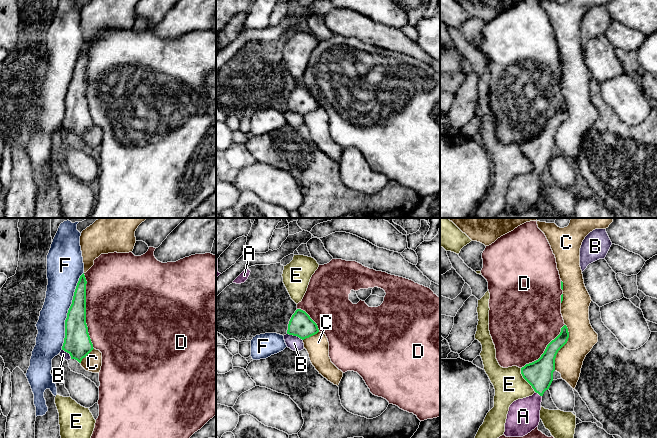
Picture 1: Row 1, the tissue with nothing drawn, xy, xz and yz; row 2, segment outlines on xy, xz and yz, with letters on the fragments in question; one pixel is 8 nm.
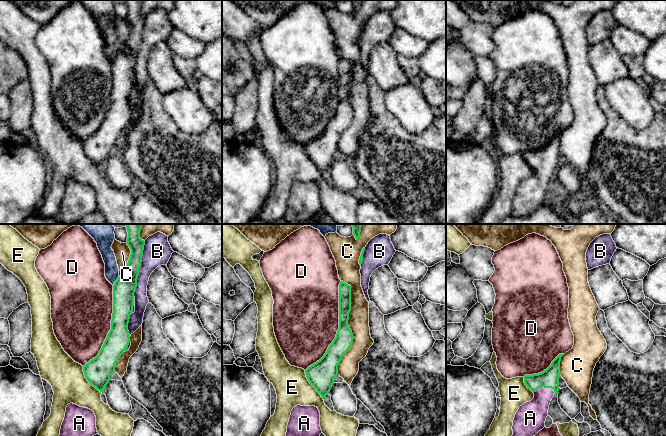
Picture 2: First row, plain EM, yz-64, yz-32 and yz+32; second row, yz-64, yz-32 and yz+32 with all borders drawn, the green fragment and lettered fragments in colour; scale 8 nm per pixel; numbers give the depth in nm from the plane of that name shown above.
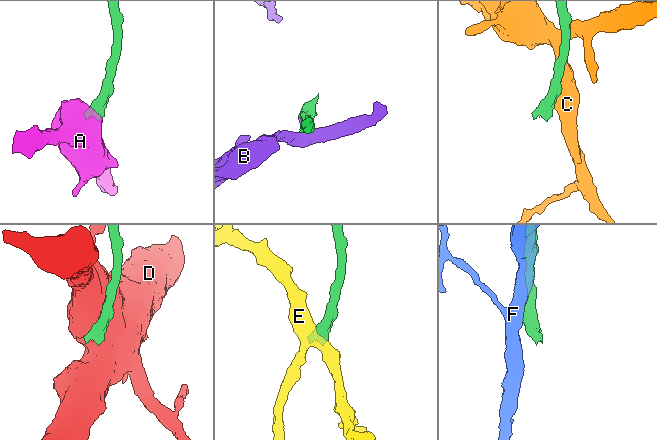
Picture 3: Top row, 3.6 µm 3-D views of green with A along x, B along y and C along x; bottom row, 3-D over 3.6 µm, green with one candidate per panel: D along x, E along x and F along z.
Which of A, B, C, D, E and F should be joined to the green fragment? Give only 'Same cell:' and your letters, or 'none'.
Same cell: A

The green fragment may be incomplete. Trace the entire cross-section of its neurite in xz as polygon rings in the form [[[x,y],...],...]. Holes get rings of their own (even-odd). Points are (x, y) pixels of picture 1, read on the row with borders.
[[[297,309],[289,321],[287,334],[304,340],[318,332],[318,326],[310,316],[305,311]]]

